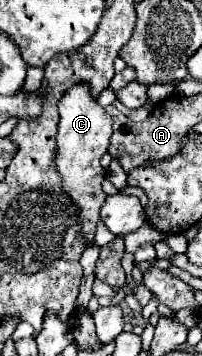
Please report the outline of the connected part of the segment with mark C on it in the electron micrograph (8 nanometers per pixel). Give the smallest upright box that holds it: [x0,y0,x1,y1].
[53,84,111,246]

